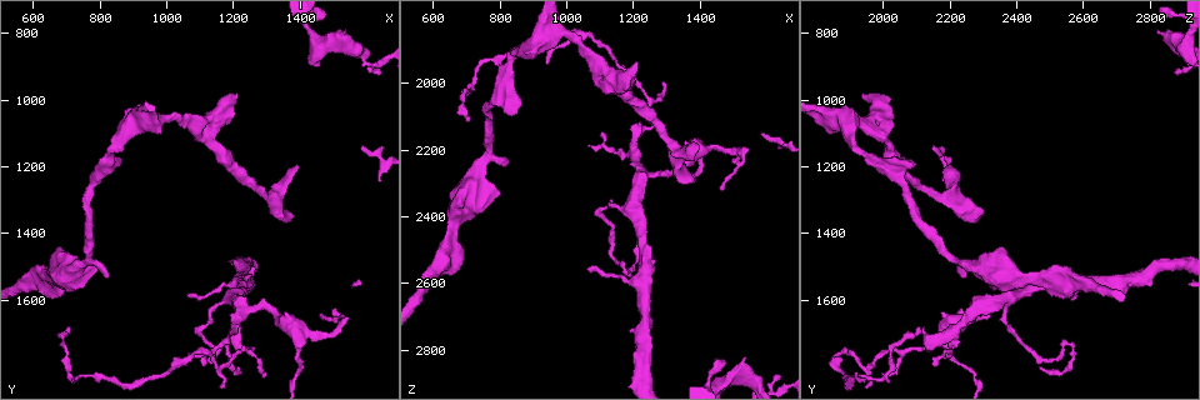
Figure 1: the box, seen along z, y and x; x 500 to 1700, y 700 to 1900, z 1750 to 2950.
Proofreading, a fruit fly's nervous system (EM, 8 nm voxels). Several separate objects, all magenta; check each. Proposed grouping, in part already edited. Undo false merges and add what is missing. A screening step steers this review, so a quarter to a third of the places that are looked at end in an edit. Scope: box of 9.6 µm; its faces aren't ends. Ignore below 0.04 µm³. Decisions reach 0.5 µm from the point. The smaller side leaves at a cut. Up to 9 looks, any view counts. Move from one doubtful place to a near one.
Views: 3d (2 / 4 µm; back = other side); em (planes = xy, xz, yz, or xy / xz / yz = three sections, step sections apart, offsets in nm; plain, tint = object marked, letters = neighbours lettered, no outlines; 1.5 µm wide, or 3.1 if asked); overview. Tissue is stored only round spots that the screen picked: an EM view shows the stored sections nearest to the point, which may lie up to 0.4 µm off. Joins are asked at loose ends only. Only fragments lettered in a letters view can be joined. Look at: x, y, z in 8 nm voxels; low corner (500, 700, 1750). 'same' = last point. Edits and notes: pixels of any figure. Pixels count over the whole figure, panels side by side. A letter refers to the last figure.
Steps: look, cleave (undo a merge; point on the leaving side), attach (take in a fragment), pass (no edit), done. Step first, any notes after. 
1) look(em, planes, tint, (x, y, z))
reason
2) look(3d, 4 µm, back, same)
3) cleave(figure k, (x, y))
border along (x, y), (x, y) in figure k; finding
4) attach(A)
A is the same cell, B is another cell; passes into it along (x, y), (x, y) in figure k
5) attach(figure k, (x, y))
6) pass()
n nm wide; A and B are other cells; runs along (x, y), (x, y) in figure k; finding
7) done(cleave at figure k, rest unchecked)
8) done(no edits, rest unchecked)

look(3d, 2 µm, back, (1160, 1800, 1950))
sharp bend

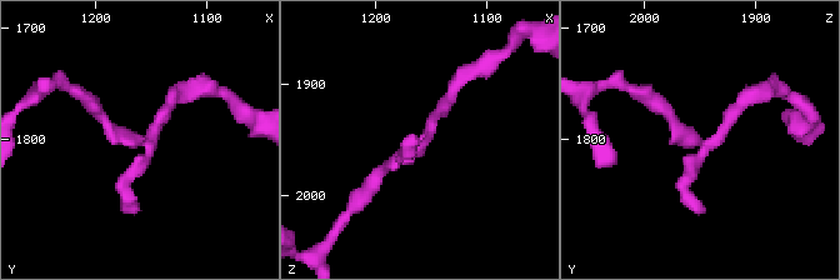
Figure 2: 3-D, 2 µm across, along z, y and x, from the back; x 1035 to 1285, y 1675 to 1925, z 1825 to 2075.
look(em, planes, letters, (1156, 1808, 1952))

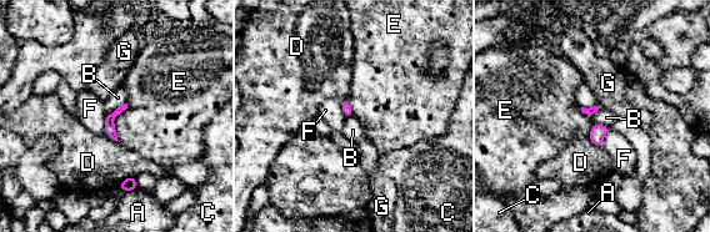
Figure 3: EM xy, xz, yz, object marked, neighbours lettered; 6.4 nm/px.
pass()
A, B, C, D, E, F and G are other cells; all the same neuron

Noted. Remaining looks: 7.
look(em, planes, letters, (1380, 1680, 2200))
calibre changes

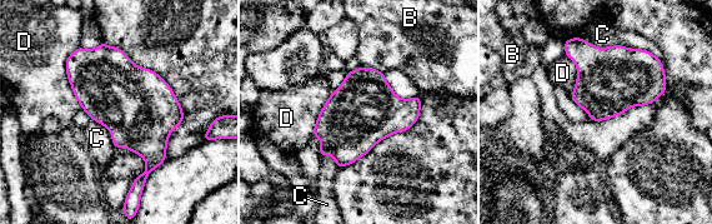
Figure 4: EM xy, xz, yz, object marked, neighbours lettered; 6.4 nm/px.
pass()
B, C and D are other cells; border along (79, 46), (65, 71), (83, 108) in figure 4; continuous, no second neuron

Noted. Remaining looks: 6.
look(3d, 4 µm, (860, 1180, 2090))
an open end

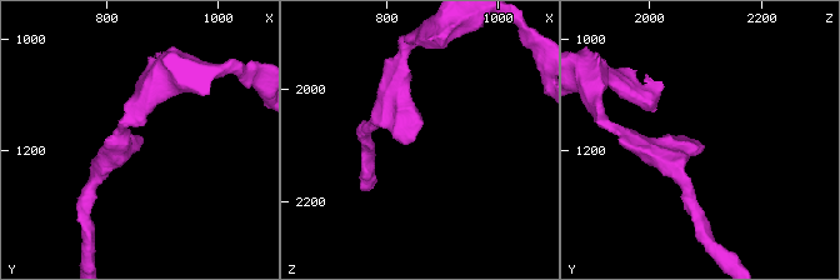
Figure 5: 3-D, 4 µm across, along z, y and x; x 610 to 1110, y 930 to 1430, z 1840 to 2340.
look(em, planes, letters, (855, 1180, 2080))
shape alone is not enough

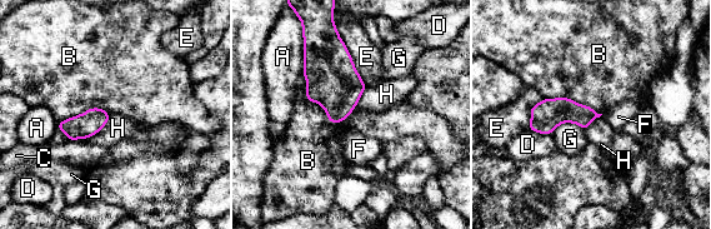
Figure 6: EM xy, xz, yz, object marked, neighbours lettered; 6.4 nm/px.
pass()
E touches over 420 nm; A, B, C, D, E, F, G and H are other cells; border along (303, 73), (330, 122), (353, 111) in figure 6; no lettered fragment goes on from it

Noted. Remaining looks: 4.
look(em, xy, step 4, letters, (1070, 1590, 2560))
branch stops here

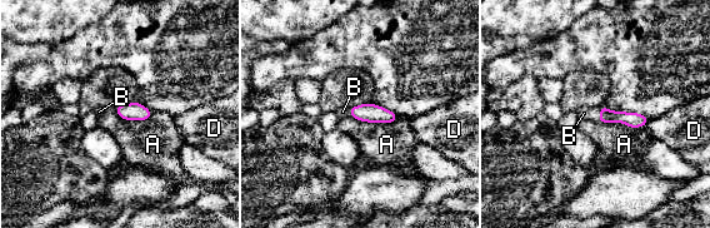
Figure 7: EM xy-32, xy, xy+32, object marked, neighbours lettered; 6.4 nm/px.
look(em, planes, letters, same)
cut it another way

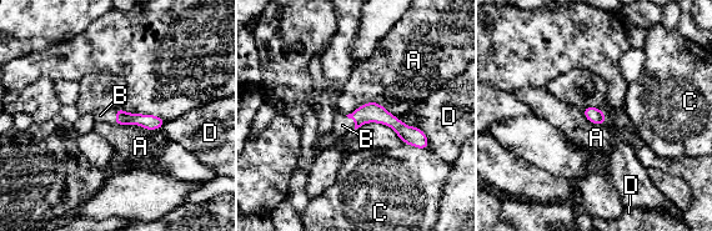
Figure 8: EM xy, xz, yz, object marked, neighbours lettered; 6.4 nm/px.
pass()
A, B, C and D are other cells; no lettered fragment goes on from it

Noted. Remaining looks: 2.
done(no edits, rest unchecked)

